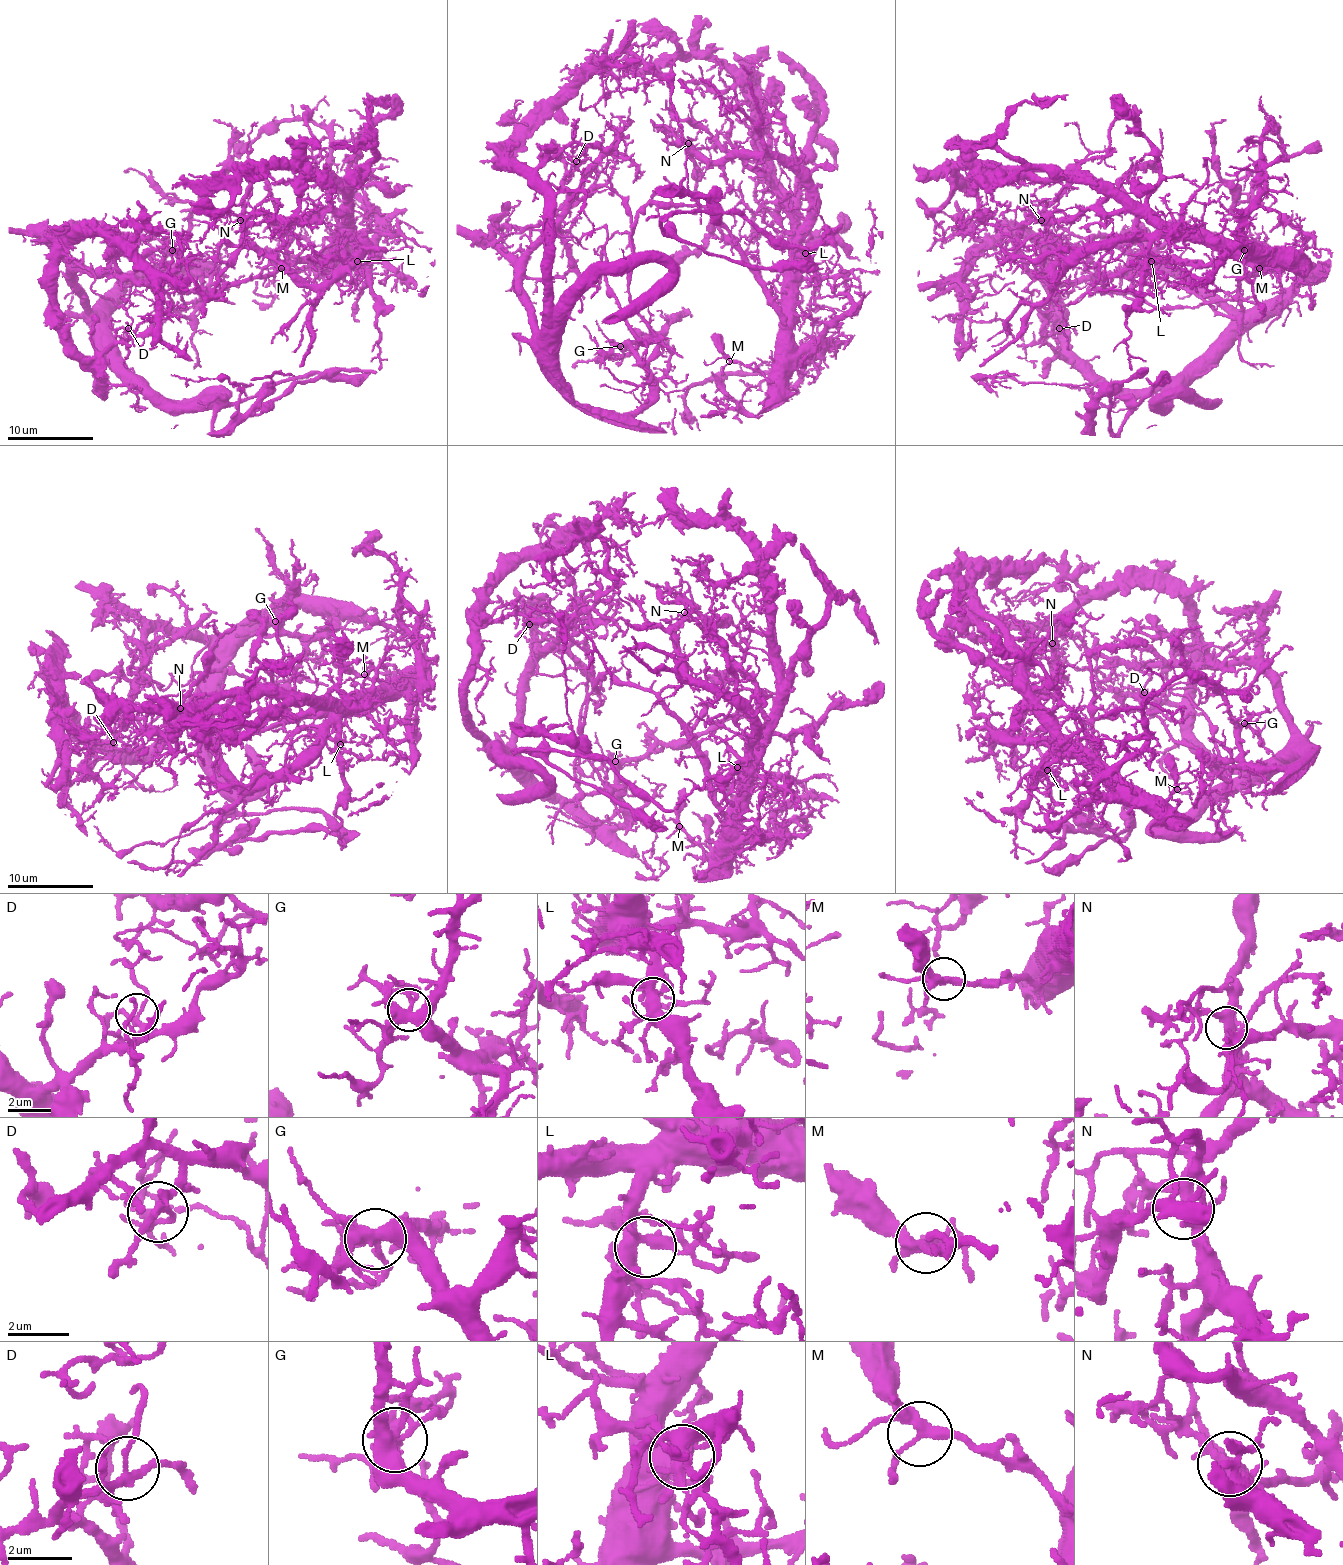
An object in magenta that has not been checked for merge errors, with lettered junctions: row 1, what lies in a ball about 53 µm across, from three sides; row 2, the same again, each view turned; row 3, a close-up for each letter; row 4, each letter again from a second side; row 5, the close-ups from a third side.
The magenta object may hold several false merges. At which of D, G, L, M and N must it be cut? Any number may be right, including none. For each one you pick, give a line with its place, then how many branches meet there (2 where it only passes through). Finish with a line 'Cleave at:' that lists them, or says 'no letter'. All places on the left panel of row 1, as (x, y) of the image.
Cleave at: no letter

